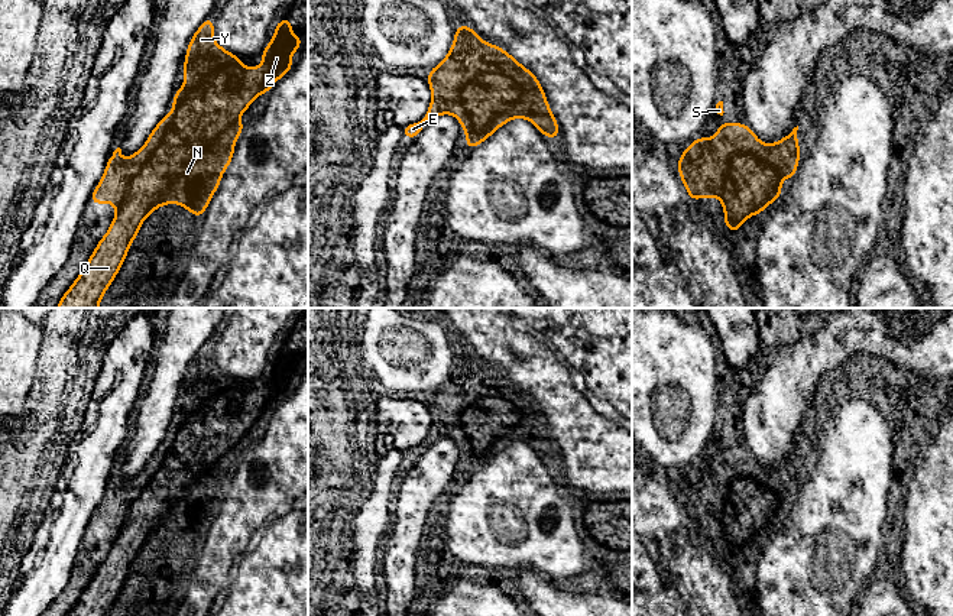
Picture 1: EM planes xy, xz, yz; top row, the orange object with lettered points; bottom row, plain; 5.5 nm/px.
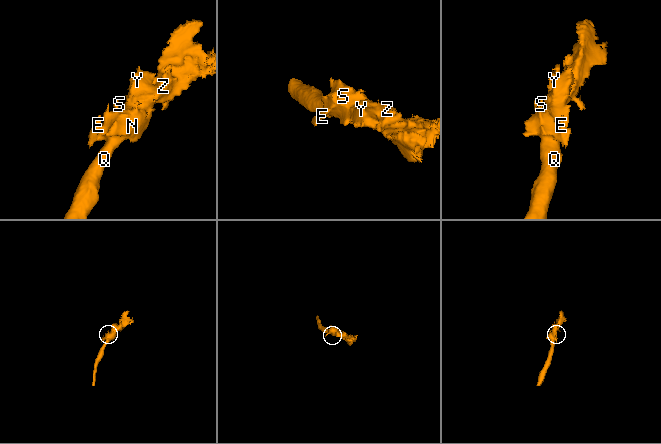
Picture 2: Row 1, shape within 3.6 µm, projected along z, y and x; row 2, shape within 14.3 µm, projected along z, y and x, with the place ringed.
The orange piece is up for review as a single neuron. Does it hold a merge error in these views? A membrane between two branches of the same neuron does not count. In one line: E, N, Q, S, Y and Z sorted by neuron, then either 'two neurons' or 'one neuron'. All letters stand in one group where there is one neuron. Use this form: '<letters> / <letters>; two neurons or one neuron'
E N Q S Y Z; one neuron

